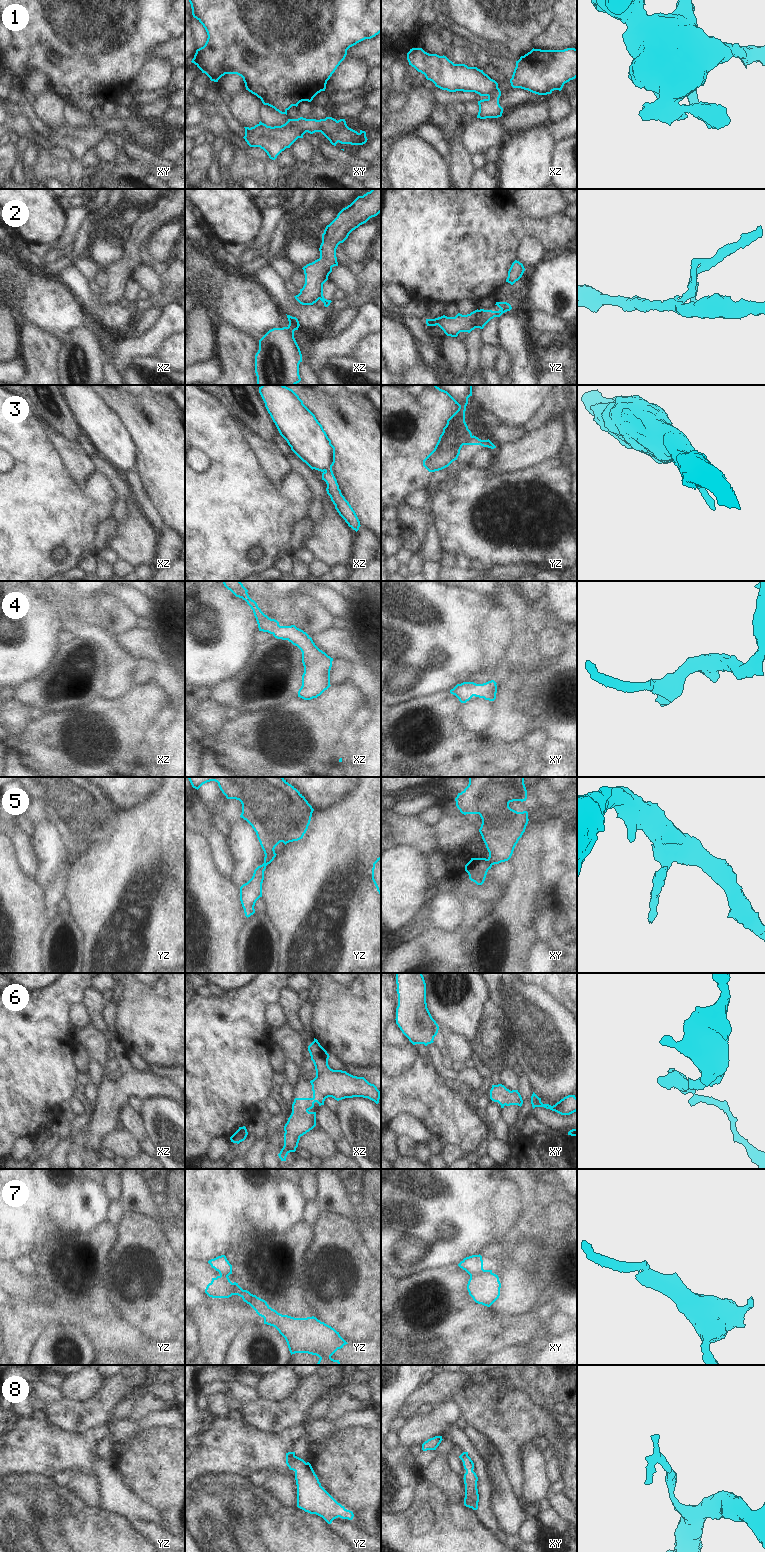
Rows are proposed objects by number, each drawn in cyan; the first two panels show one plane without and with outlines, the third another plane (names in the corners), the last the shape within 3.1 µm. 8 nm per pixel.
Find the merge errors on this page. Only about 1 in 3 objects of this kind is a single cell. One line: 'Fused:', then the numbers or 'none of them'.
Fused: 1, 2, 3, 5, 7

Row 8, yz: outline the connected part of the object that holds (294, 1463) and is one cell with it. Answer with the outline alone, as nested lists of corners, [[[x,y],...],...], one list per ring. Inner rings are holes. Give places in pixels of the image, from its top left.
[[[295,1452],[286,1453],[286,1464],[295,1472],[297,1507],[322,1517],[328,1524],[338,1517],[352,1520],[354,1514],[338,1503],[322,1486],[311,1464],[297,1457]]]

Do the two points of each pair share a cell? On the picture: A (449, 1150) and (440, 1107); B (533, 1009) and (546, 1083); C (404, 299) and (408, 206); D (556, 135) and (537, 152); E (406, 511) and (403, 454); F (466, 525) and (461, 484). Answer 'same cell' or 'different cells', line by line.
A: different cells
B: same cell
C: different cells
D: different cells
E: different cells
F: same cell

